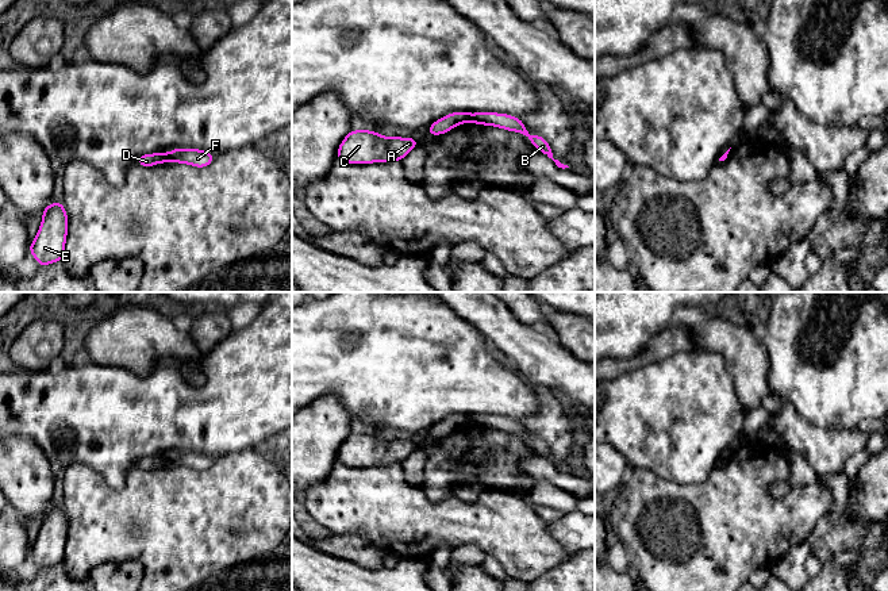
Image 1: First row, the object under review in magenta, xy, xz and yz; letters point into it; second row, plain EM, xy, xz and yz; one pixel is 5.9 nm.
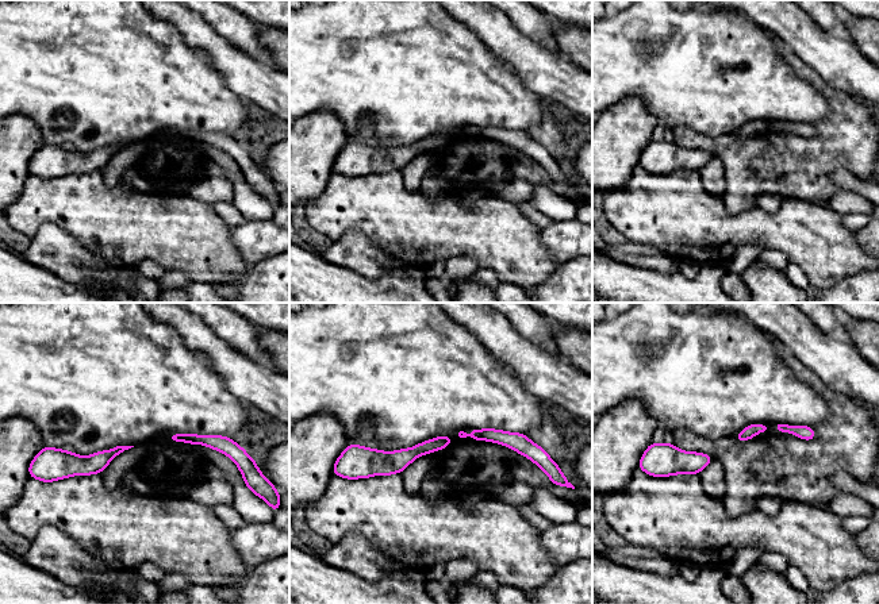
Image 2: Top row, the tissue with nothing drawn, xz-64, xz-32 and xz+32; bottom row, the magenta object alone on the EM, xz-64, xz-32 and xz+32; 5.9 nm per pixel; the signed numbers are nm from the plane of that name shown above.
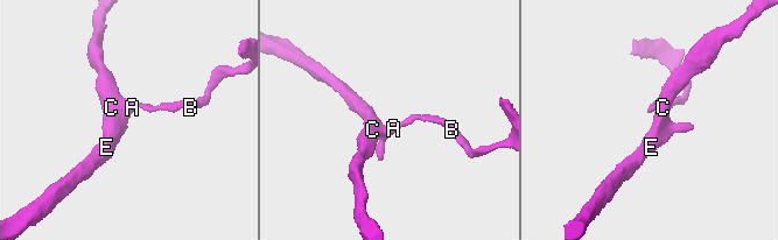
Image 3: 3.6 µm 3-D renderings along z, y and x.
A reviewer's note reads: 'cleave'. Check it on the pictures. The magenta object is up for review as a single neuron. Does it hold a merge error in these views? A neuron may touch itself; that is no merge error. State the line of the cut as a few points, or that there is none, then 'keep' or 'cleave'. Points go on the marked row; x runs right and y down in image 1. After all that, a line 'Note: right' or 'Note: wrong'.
xz (472, 115), (473, 121) | cleave
Note: right

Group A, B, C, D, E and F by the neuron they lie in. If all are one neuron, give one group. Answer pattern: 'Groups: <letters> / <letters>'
Groups: A C D E / B F

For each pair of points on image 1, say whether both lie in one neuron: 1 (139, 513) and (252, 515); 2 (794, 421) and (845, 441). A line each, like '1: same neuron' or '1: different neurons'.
1: same neuron
2: same neuron

